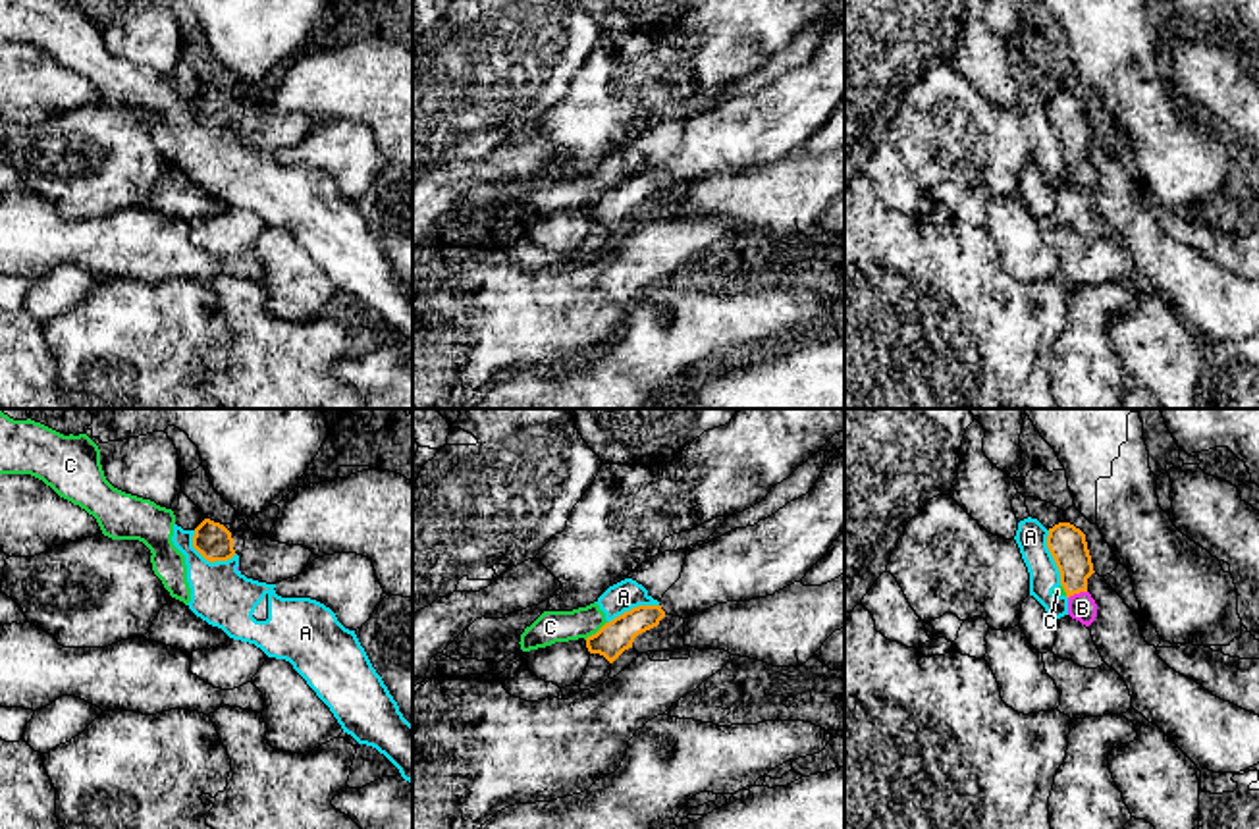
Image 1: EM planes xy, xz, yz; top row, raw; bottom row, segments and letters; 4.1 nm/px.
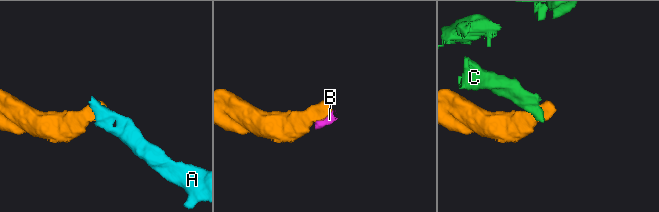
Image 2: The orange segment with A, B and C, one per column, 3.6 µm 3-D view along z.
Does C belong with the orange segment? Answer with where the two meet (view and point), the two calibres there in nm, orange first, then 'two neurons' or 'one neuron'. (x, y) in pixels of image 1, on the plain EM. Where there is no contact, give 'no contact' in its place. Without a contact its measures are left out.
xz (596, 201) | 140/140 nm | two neurons

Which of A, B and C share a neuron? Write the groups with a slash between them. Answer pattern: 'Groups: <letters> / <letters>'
Groups: A C / B

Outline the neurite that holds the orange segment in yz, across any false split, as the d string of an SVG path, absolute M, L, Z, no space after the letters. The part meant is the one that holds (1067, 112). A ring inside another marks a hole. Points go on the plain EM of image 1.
M1058 91L1049 96L1047 116L1060 141L1060 152L1068 166L1068 183L1089 195L1097 185L1097 172L1087 160L1087 147L1095 139L1085 102L1070 91Z

